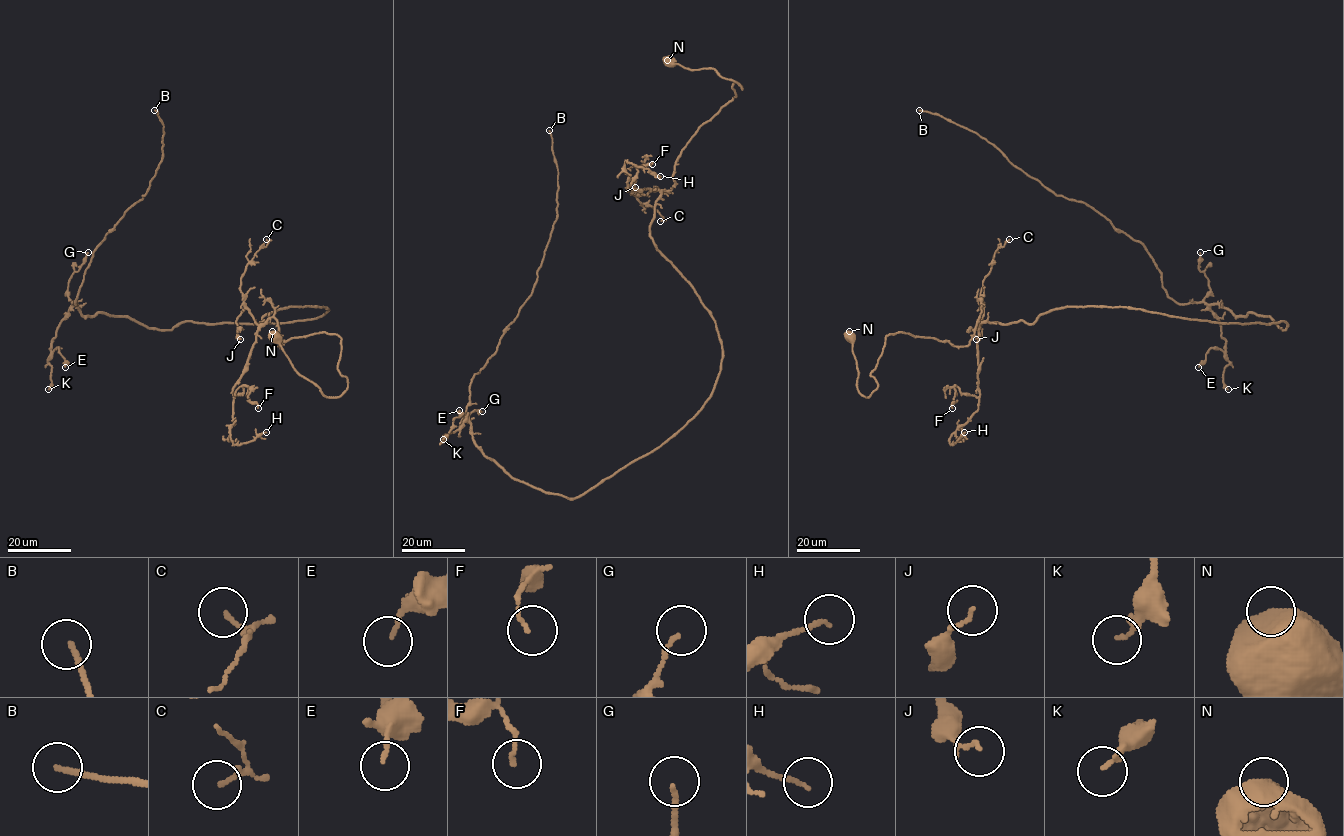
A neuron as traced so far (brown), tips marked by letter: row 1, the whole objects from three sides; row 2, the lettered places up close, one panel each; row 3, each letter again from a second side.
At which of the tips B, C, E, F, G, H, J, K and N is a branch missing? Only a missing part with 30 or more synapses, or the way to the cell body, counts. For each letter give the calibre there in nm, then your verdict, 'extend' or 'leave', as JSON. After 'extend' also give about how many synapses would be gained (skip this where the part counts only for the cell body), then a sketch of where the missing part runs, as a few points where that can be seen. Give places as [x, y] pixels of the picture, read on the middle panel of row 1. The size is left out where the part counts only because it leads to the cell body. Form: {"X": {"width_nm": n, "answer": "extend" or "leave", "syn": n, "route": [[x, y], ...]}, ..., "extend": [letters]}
{"B": {"width_nm": 160, "answer": "extend", "syn": 35}, "C": {"width_nm": 110, "answer": "leave"}, "E": {"width_nm": 110, "answer": "leave"}, "F": {"width_nm": 100, "answer": "leave"}, "G": {"width_nm": 130, "answer": "leave"}, "H": {"width_nm": 120, "answer": "leave"}, "J": {"width_nm": 110, "answer": "leave"}, "K": {"width_nm": 130, "answer": "leave"}, "N": {"width_nm": 950, "answer": "leave"}, "extend": ["B"]}

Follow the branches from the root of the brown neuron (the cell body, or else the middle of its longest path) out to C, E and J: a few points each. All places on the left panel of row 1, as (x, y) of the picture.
C: (264, 323), (327, 311), (289, 306), (255, 321), (266, 322), (258, 325), (246, 307), (240, 278), (266, 239)
E: (264, 323), (183, 321), (150, 329), (125, 317), (83, 316), (75, 304), (51, 341), (65, 367)
J: (264, 323), (327, 309), (280, 308), (259, 325), (245, 309), (236, 321), (240, 339)

